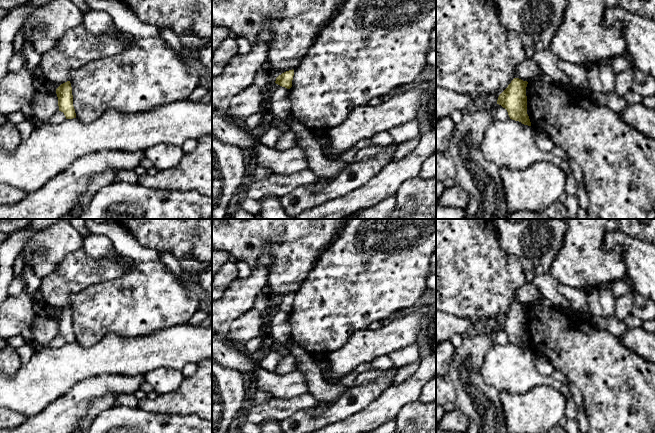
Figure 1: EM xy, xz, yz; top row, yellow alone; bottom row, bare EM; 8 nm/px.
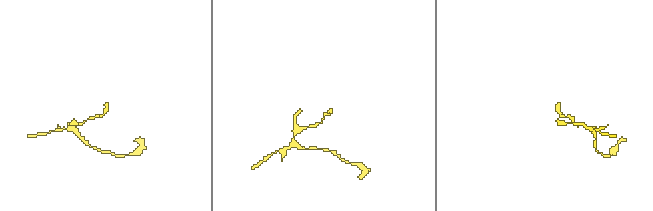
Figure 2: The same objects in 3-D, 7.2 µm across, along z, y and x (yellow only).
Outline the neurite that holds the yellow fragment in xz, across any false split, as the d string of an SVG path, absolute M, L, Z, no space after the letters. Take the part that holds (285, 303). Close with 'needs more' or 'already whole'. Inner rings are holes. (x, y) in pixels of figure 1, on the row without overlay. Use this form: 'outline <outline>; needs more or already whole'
outline M293 293L286 295L276 302L275 307L287 313L290 313L292 311L293 300L294 300Z; already whole

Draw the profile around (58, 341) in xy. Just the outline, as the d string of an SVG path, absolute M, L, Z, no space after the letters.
M58 335L54 337L54 339L51 341L51 343L48 346L44 347L51 347L51 348L59 348L66 344L66 341L63 336Z

